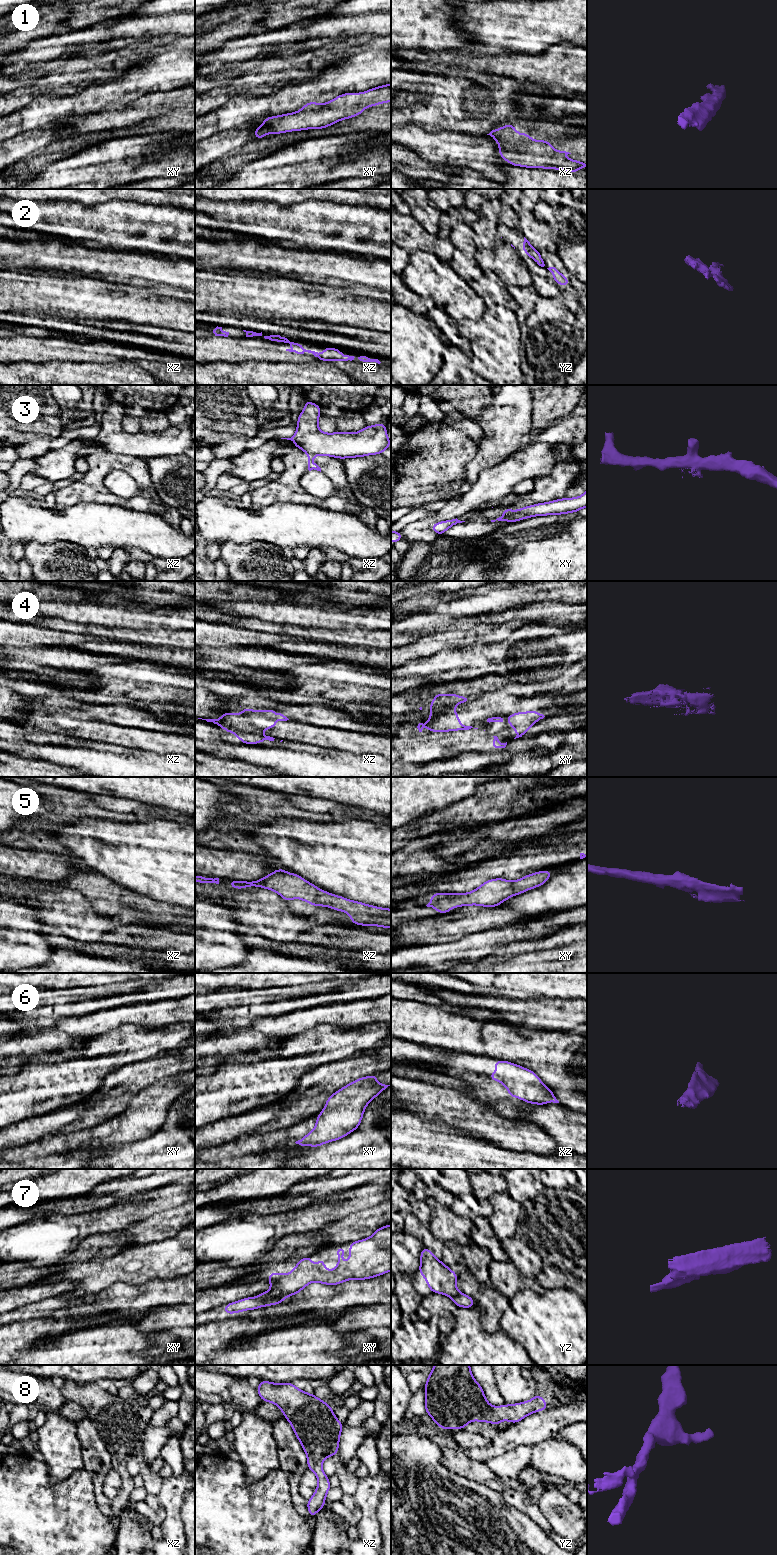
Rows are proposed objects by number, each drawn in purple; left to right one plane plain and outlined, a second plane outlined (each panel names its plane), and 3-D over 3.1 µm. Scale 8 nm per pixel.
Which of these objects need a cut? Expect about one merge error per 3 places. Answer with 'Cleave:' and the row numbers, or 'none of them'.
Cleave: 2, 3, 4, 7

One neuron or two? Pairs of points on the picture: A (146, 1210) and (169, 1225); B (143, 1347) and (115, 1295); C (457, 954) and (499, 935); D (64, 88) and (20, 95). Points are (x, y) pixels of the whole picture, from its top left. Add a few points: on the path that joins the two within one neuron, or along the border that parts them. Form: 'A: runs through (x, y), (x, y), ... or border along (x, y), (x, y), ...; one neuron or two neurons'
A: border along (157, 1213), (131, 1224); two neurons
B: border along (138, 1316), (111, 1317), (103, 1322); two neurons
C: runs through (467, 949), (489, 941); one neuron
D: runs through (53, 88), (35, 88), (31, 91); one neuron

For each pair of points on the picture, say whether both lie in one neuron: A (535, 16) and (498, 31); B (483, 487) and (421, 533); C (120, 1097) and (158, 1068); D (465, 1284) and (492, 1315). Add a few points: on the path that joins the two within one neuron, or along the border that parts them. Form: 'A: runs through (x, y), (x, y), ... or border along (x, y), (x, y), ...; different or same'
A: runs through (526, 25), (519, 25), (515, 29), (507, 29); same
B: runs through (467, 503), (435, 518); same
C: runs through (129, 1088), (149, 1070); same
D: runs through (473, 1290), (490, 1307); same

